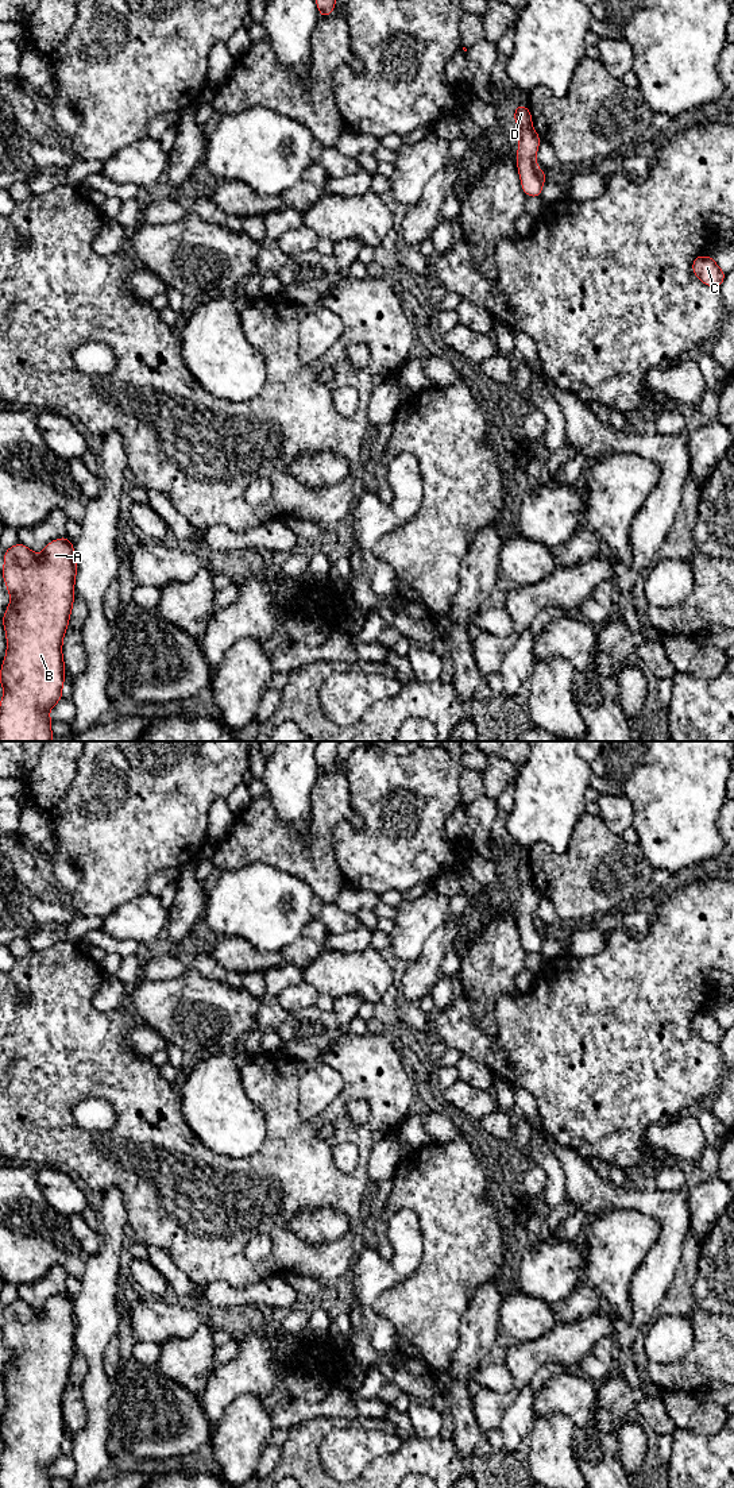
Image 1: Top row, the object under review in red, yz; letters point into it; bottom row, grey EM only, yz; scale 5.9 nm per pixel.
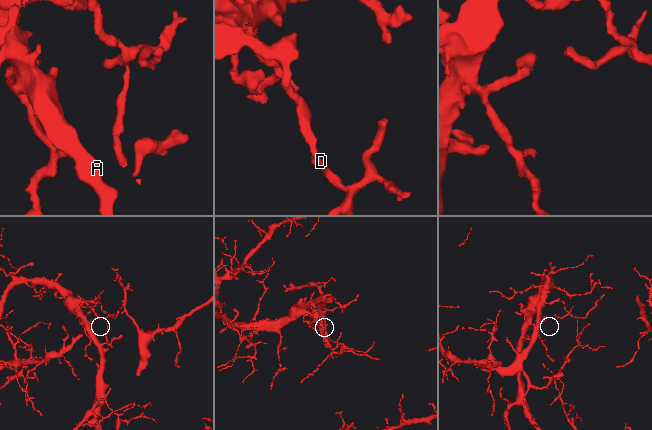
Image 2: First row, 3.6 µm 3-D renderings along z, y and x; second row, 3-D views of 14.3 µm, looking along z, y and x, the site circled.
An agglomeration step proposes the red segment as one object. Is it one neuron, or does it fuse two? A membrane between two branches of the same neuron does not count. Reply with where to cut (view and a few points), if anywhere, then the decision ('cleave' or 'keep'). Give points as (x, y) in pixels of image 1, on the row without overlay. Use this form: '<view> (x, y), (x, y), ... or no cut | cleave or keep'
yz (518, 881), (530, 883) | cleave

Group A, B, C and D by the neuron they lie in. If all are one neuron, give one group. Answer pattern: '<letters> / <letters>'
A B D / C

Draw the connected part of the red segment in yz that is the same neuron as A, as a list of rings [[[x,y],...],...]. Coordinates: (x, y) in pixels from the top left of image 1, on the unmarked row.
[[[65,1291],[62,1295],[47,1299],[43,1310],[36,1311],[24,1300],[16,1299],[4,1307],[4,1325],[1,1330],[11,1350],[11,1360],[7,1362],[1,1376],[7,1389],[7,1411],[0,1427],[0,1439],[5,1446],[0,1457],[0,1488],[51,1488],[53,1477],[49,1473],[49,1468],[62,1454],[66,1427],[62,1415],[62,1396],[76,1352],[77,1318],[74,1302]]]

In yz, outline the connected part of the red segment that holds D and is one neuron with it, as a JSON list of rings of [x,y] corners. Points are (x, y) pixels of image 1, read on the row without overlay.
[[[517,860],[514,878],[521,883],[532,883],[532,870],[528,863]]]

